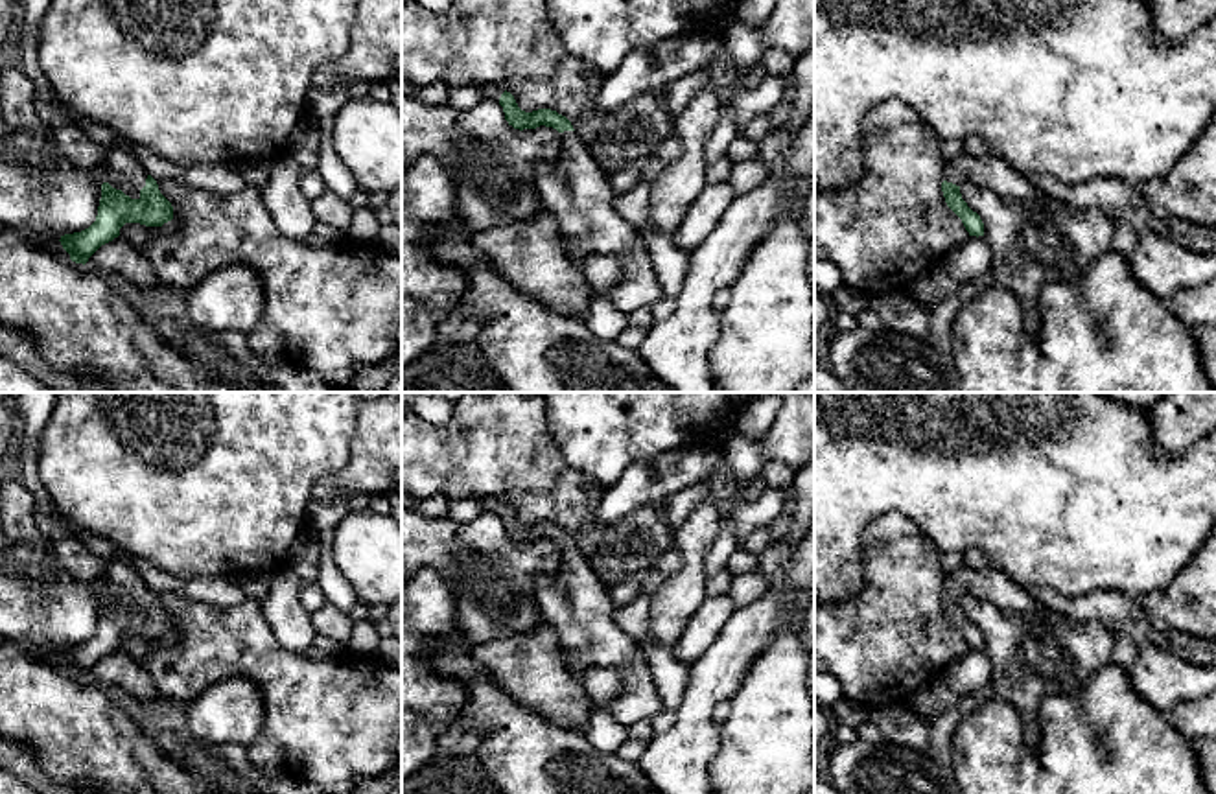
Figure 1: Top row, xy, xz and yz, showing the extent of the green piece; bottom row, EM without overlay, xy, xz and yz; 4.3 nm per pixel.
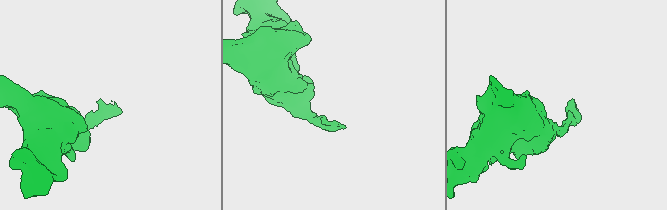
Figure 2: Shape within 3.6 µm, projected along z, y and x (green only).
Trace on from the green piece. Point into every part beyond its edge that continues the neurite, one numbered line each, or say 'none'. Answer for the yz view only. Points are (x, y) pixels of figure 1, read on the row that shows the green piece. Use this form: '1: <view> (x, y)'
1: yz (992, 172)

